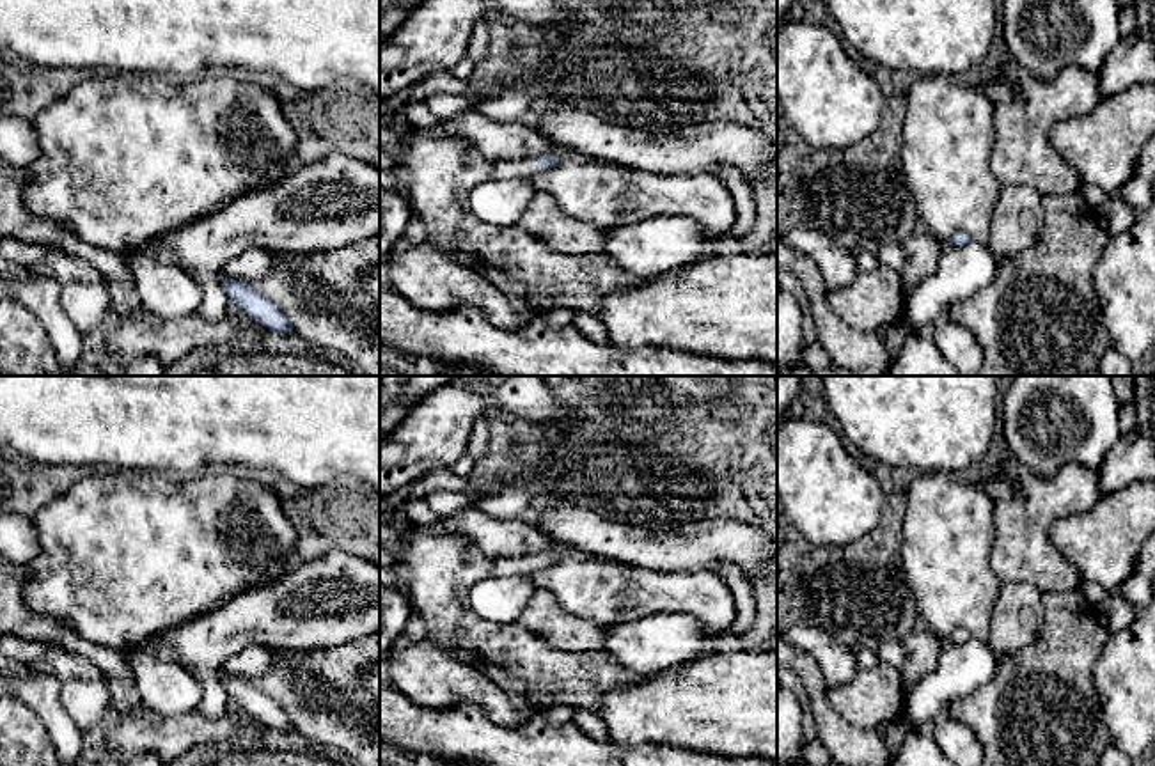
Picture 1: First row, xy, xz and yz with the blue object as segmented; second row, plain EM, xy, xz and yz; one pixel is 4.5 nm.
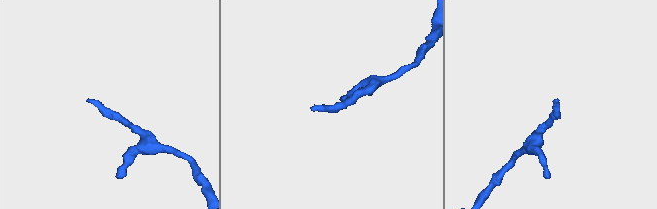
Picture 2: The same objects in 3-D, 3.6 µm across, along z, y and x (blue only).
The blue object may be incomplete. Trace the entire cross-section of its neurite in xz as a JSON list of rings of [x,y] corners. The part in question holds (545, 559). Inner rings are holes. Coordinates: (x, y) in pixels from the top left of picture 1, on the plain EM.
[[[554,551],[536,557],[495,557],[491,560],[491,576],[527,574],[538,567],[552,566],[557,560]]]

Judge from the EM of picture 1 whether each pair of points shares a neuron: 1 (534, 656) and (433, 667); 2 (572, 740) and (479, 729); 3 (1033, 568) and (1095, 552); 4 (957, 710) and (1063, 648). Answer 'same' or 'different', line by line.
1: different
2: same
3: different
4: same

